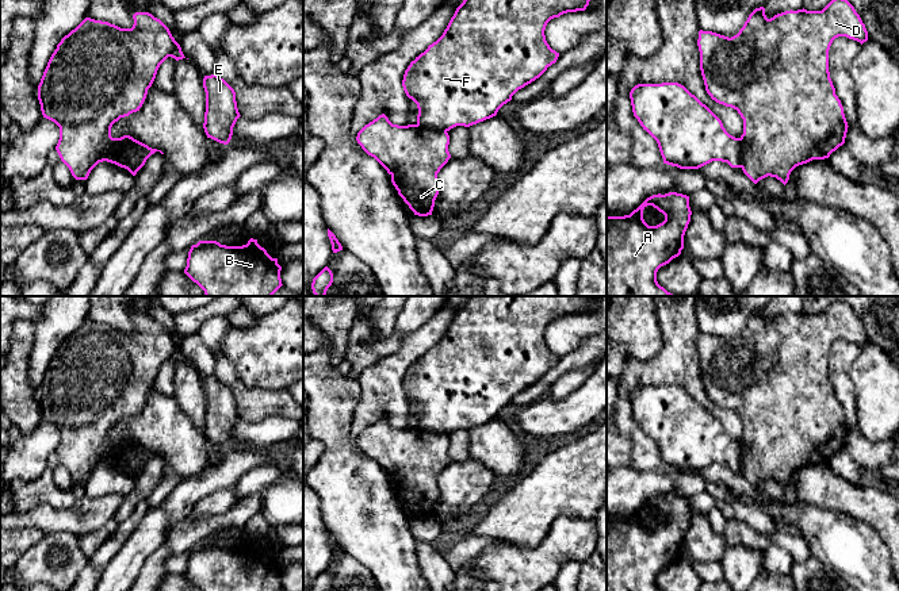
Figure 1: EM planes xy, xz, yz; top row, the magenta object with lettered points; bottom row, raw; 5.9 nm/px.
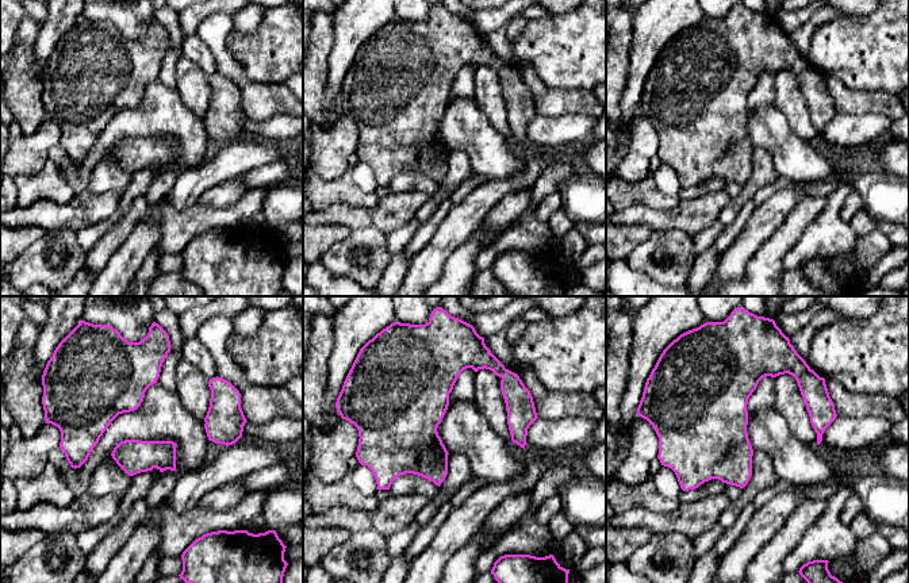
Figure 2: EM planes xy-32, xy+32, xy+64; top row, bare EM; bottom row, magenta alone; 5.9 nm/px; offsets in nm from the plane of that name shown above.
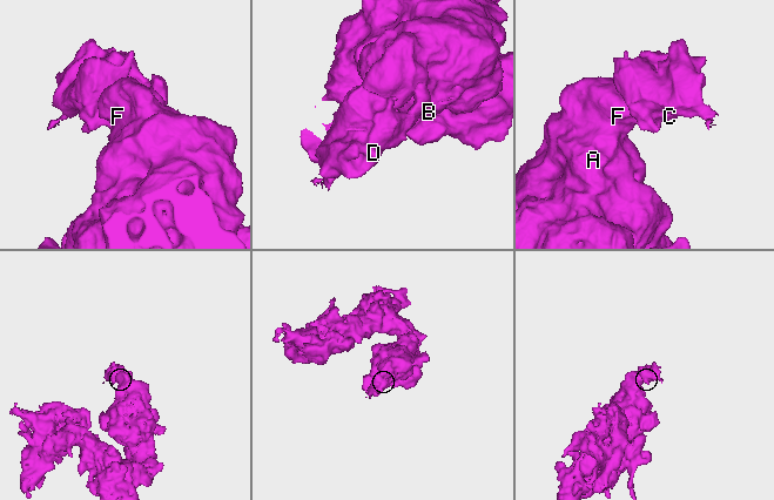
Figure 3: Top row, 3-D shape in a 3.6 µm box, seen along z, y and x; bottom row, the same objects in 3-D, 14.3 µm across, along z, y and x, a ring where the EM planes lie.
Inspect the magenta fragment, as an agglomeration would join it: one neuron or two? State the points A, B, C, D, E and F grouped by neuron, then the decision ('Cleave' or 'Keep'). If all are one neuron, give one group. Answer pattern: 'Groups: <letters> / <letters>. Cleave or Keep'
Groups: A B F / C D E. Cleave

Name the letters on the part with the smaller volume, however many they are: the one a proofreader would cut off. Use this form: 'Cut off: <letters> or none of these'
Cut off: C, D, E

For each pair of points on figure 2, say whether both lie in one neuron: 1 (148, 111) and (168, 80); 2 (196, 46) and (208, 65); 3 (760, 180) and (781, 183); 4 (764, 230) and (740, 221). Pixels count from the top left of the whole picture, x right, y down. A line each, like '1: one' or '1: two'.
1: two
2: one
3: two
4: two

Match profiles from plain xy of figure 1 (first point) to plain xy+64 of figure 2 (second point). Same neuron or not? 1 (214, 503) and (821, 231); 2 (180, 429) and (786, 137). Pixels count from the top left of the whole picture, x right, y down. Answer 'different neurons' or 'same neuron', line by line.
1: different neurons
2: same neuron

